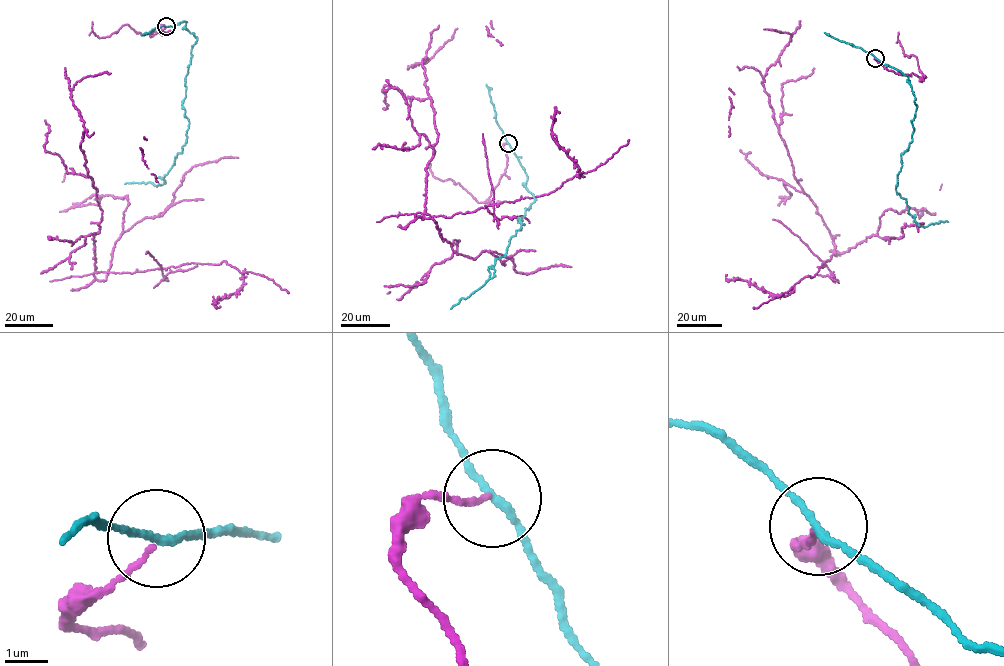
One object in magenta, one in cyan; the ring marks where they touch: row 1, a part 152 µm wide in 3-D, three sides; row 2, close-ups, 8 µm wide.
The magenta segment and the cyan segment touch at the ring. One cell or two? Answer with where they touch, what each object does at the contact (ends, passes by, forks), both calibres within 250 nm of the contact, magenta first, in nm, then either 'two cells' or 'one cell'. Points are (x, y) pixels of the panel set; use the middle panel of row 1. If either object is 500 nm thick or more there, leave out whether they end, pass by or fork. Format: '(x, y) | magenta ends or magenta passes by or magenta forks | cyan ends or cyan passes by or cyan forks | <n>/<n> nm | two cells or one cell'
(508, 143) | magenta ends | cyan passes by | 100/160 nm | two cells

